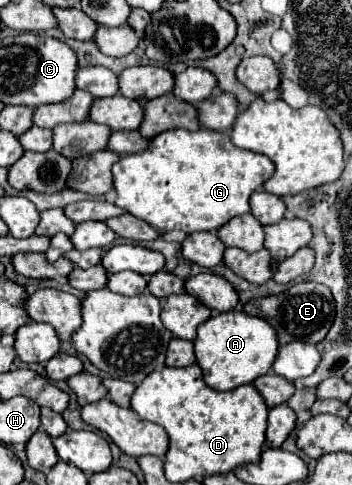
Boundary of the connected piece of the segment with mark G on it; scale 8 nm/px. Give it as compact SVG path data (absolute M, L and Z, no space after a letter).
M175 128L153 138L145 152L123 156L117 164L113 164L113 182L117 190L115 204L161 232L183 230L191 234L201 230L219 230L231 218L247 214L251 210L249 196L257 188L261 188L267 178L271 178L273 170L275 164L267 156L239 150L231 142L229 132L217 132L209 128L201 128L199 132L187 132L183 128Z

